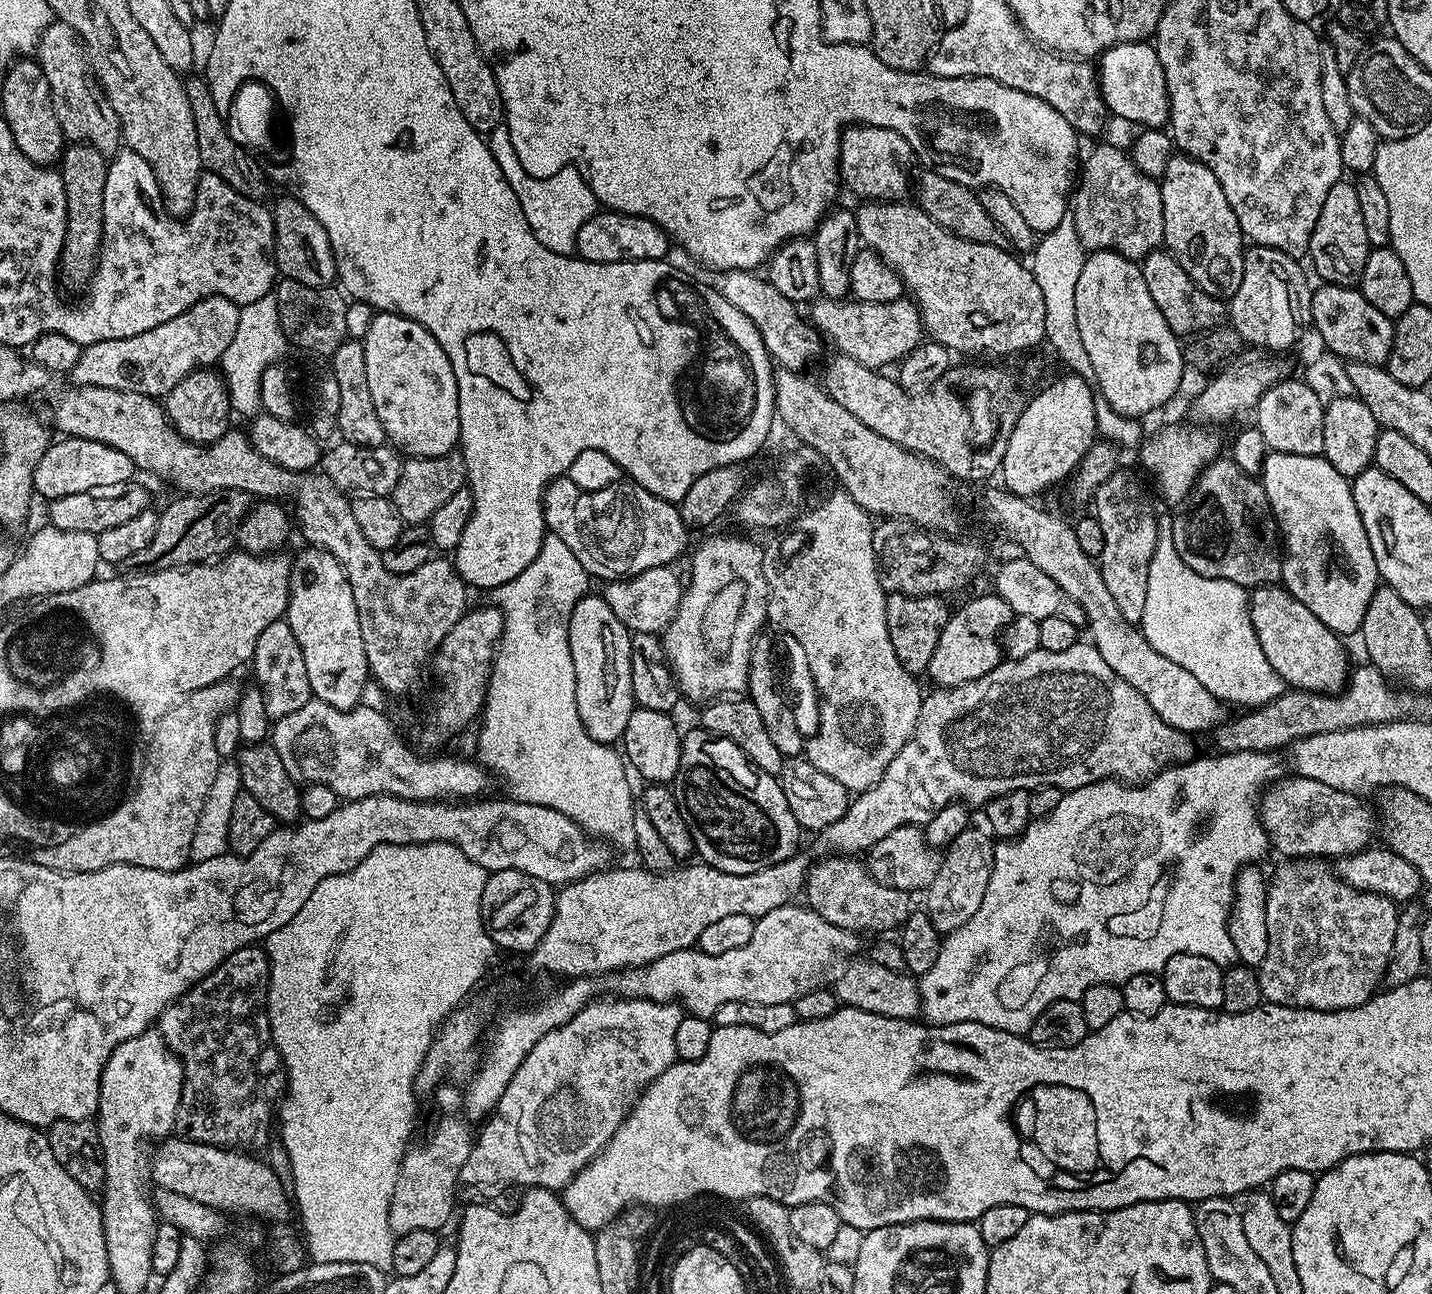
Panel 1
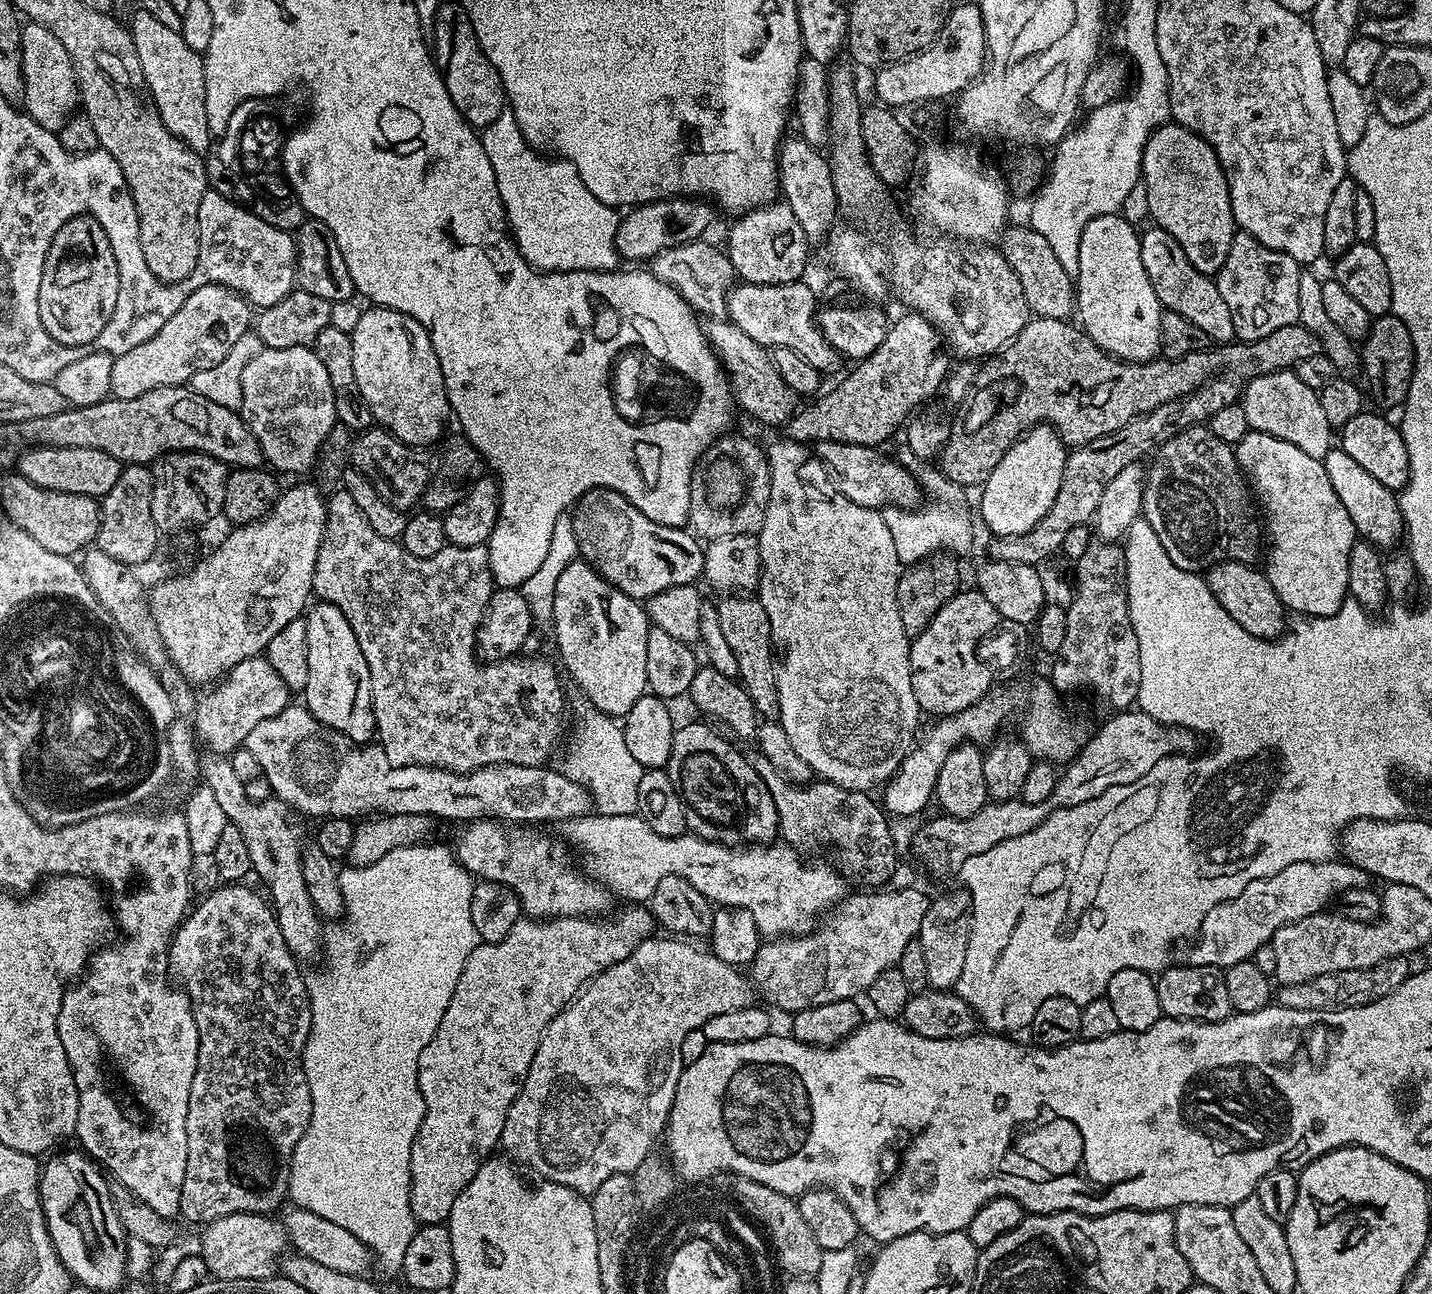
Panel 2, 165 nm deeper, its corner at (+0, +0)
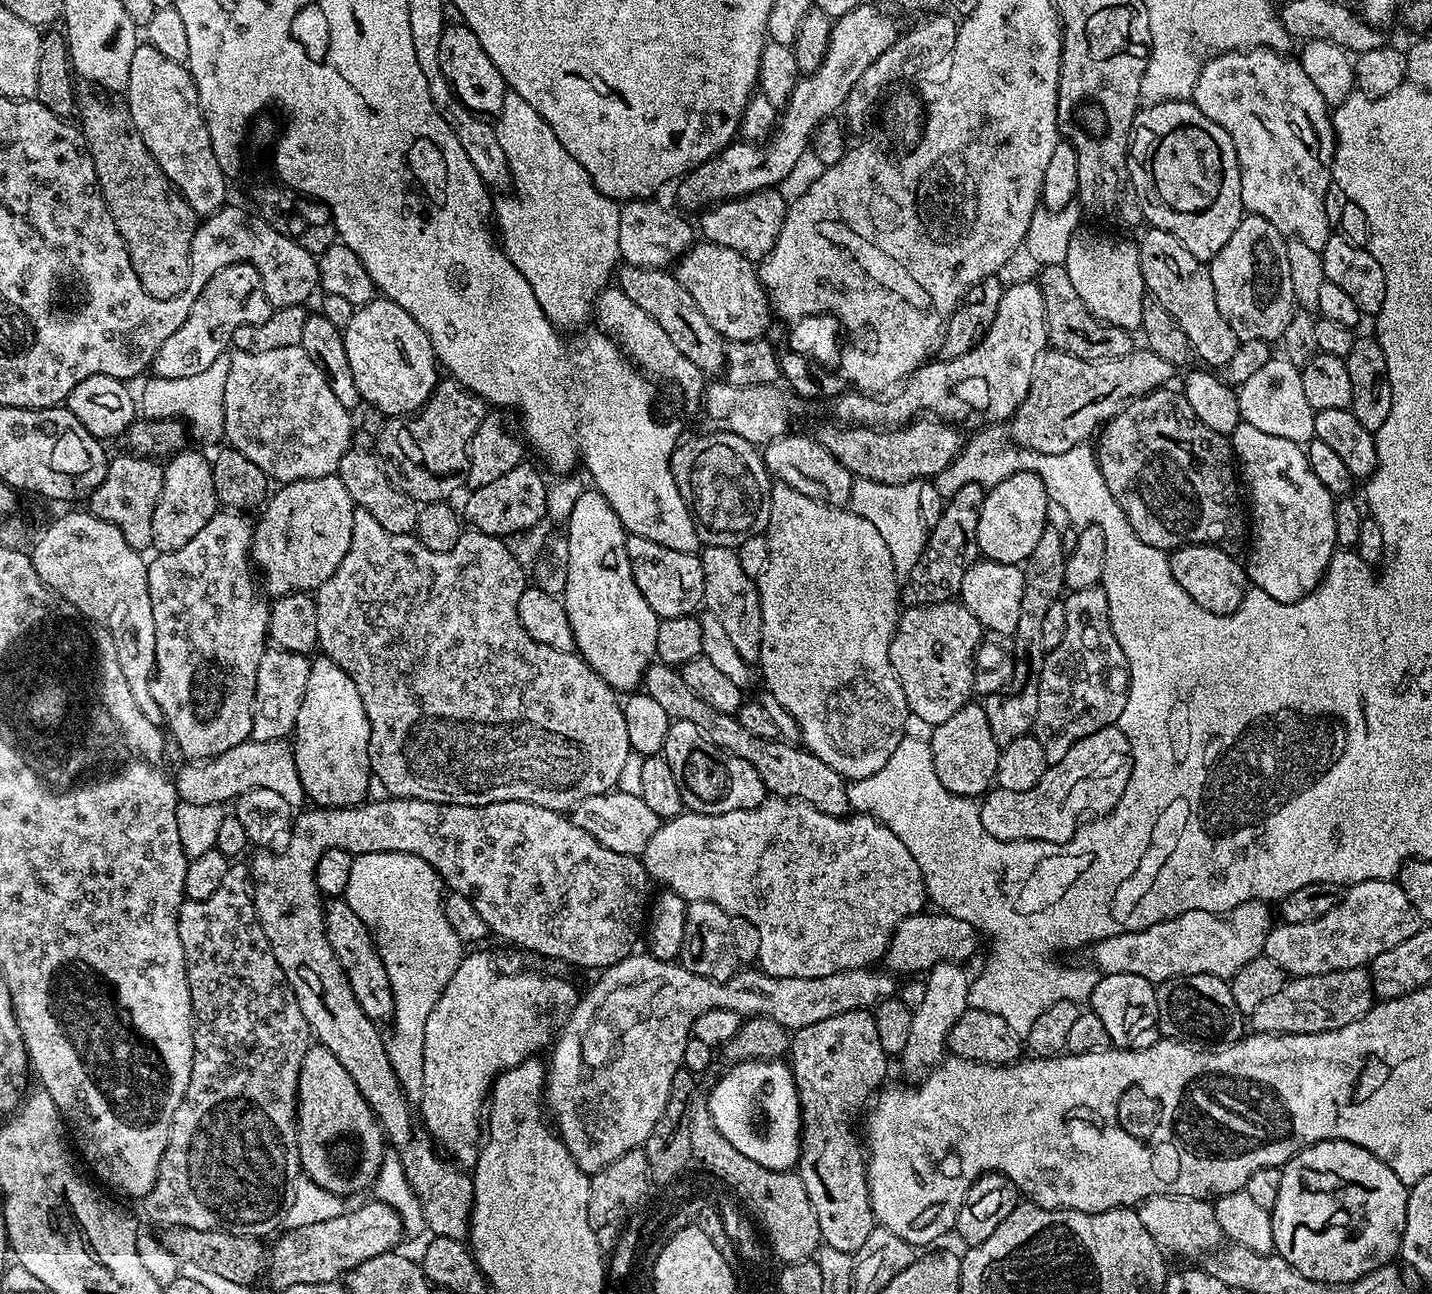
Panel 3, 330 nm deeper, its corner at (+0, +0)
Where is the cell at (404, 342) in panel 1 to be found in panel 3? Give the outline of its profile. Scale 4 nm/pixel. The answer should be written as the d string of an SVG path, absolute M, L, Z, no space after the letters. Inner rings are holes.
M374 298L369 304L359 305L356 313L350 318L350 322L342 329L344 333L344 341L346 342L346 358L350 362L350 374L354 374L354 386L358 386L358 394L361 401L365 405L377 408L379 412L383 412L385 417L389 416L406 416L414 412L420 411L424 407L426 401L432 396L438 383L438 375L436 376L436 368L438 372L438 361L436 352L432 349L430 338L426 334L426 330L422 330L422 326L418 326L418 322L414 322L414 318L410 318L410 314L406 314L406 310L402 310L402 306L398 306L393 300L387 298Z

